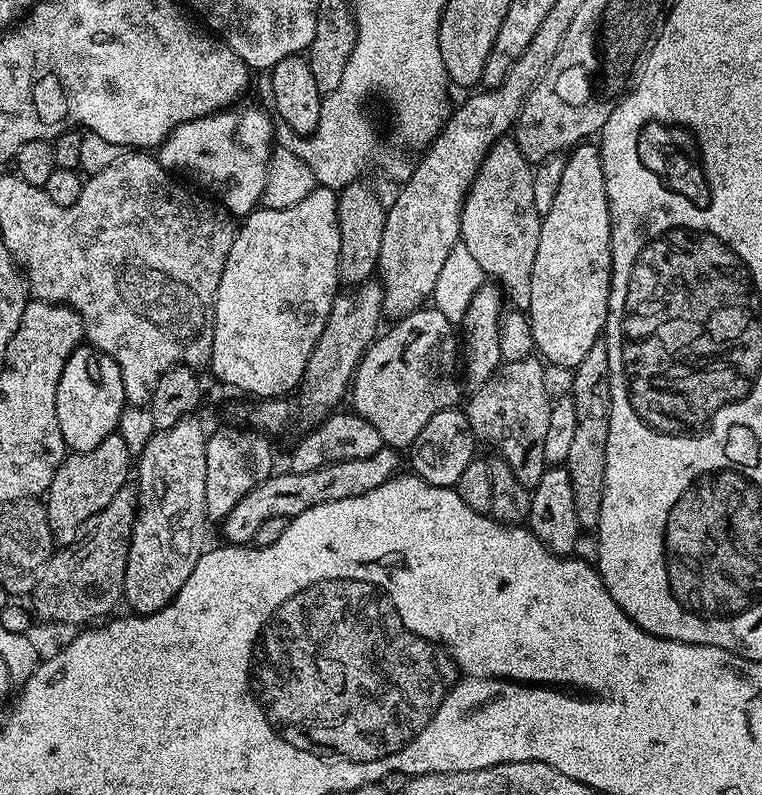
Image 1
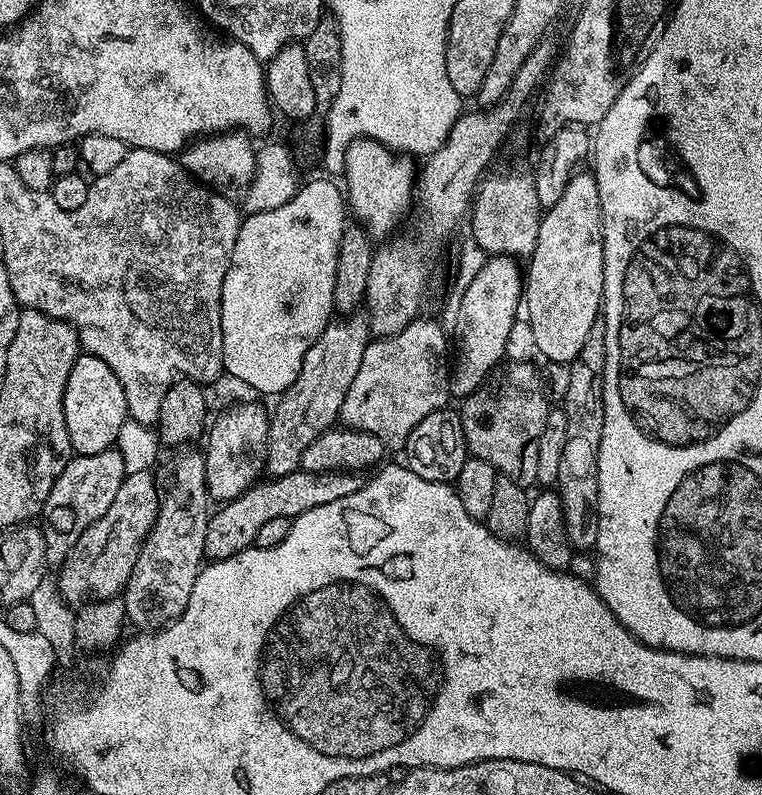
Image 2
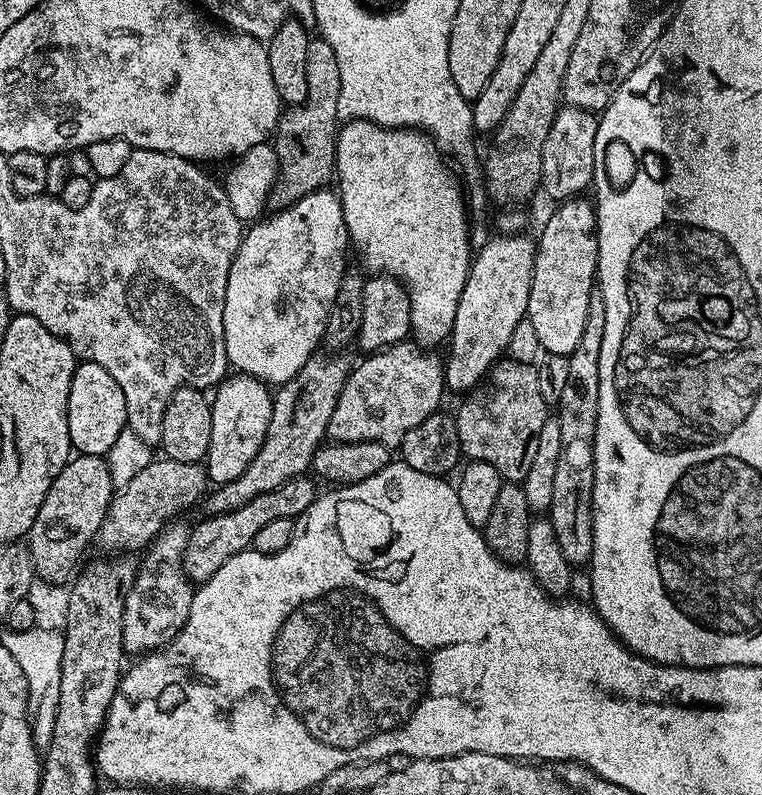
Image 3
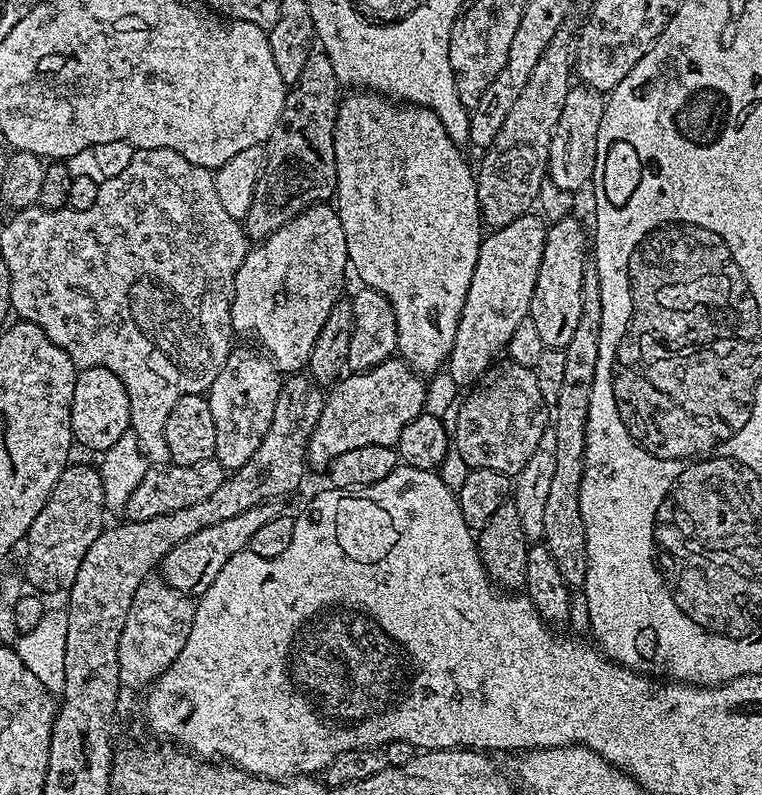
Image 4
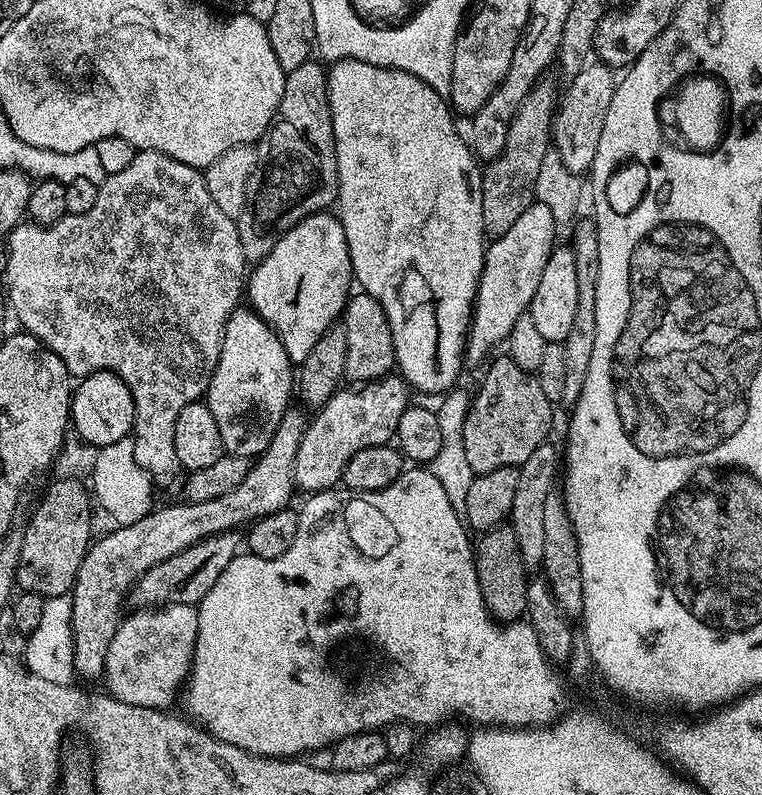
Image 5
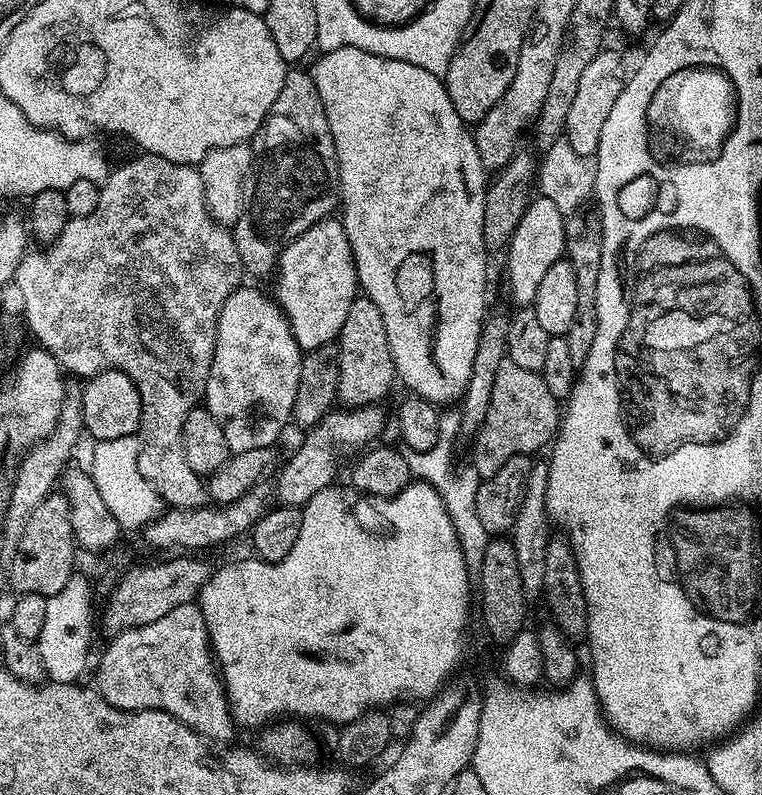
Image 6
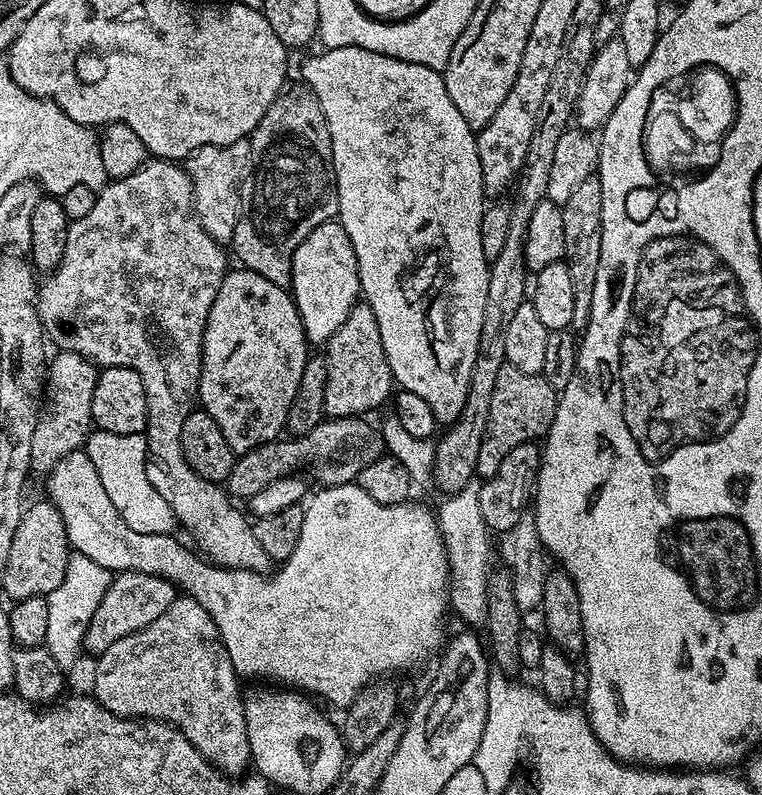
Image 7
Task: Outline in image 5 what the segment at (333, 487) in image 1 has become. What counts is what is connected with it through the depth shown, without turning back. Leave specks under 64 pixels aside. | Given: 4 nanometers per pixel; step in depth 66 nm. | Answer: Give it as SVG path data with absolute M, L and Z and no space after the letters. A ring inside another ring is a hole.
M239 531L223 532L217 536L206 538L178 554L174 558L166 558L158 562L158 566L150 566L146 574L136 580L130 593L131 603L136 603L137 609L149 606L163 606L165 604L199 605L206 594L210 594L210 586L218 582L218 574L230 566L230 562L238 555L242 548L242 536Z

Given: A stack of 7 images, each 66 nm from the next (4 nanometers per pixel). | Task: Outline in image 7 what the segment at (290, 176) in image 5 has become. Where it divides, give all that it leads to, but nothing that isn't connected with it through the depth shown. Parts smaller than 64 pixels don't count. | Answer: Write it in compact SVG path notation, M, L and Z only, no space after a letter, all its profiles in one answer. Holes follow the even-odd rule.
M291 86L285 87L283 91L281 91L280 95L276 97L276 101L272 103L270 107L266 110L266 114L262 118L262 122L258 122L258 126L255 130L252 131L250 137L250 143L254 149L254 159L251 161L250 164L250 171L245 175L242 181L242 187L240 189L240 213L238 214L238 222L234 226L234 234L232 235L230 241L230 248L231 251L234 253L236 251L236 256L240 259L239 263L243 265L243 267L248 268L254 274L262 274L262 278L268 279L270 282L274 282L274 286L278 286L279 288L287 288L291 289L292 286L292 259L294 258L294 250L298 250L298 246L304 239L309 236L312 231L317 228L318 226L322 226L328 220L337 219L338 216L338 186L336 185L336 175L334 174L334 170L332 167L334 166L334 158L332 157L332 147L330 146L330 130L328 129L328 123L326 122L326 118L322 114L322 106L318 102L318 98L312 92L312 89L307 86L299 86L300 88L291 88Z

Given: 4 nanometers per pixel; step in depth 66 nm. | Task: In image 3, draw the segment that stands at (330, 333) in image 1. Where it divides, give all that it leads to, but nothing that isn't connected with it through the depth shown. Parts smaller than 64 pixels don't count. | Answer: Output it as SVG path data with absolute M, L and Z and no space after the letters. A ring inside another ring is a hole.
M317 354L298 370L290 382L279 385L272 397L272 413L270 414L270 426L266 430L266 438L262 442L262 450L254 454L254 462L246 466L246 470L234 482L213 487L207 493L203 501L204 512L209 516L226 514L230 510L238 510L238 506L246 506L250 498L258 498L258 494L266 494L266 490L278 490L286 482L290 482L296 476L305 475L312 467L314 454L325 443L330 426L330 414L334 414L334 406L338 406L338 394L342 394L342 386L348 381L350 363L344 354Z

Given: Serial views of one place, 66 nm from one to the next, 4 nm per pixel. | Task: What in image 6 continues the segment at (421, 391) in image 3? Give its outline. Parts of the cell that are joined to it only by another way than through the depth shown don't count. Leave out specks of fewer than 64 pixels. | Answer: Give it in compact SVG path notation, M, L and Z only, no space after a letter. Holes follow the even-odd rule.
M367 404L365 408L346 408L333 410L314 427L307 429L304 441L296 448L296 453L279 469L280 477L274 483L274 496L285 508L300 508L314 498L323 488L333 487L340 459L351 452L359 453L380 436L384 428L384 412L380 404Z

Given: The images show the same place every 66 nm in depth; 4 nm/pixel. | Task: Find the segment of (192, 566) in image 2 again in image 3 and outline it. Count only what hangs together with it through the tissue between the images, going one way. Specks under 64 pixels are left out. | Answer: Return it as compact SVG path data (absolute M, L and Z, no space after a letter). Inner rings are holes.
M169 523L154 540L147 545L144 560L139 561L136 577L124 599L124 613L122 614L122 642L125 653L147 654L157 648L172 643L172 639L182 630L186 618L190 614L190 602L194 585L184 574L184 551L188 545L190 533L189 525Z

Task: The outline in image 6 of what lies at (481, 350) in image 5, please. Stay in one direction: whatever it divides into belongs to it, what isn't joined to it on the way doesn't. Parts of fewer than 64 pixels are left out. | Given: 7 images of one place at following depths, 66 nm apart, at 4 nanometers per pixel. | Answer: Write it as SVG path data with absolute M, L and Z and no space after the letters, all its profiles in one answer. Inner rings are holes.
M541 194L529 200L528 208L522 214L522 222L518 222L502 256L504 272L508 275L508 296L516 306L528 306L535 301L538 285L542 282L546 270L550 270L550 266L554 266L554 262L558 262L564 256L565 219L565 212L558 210Z

